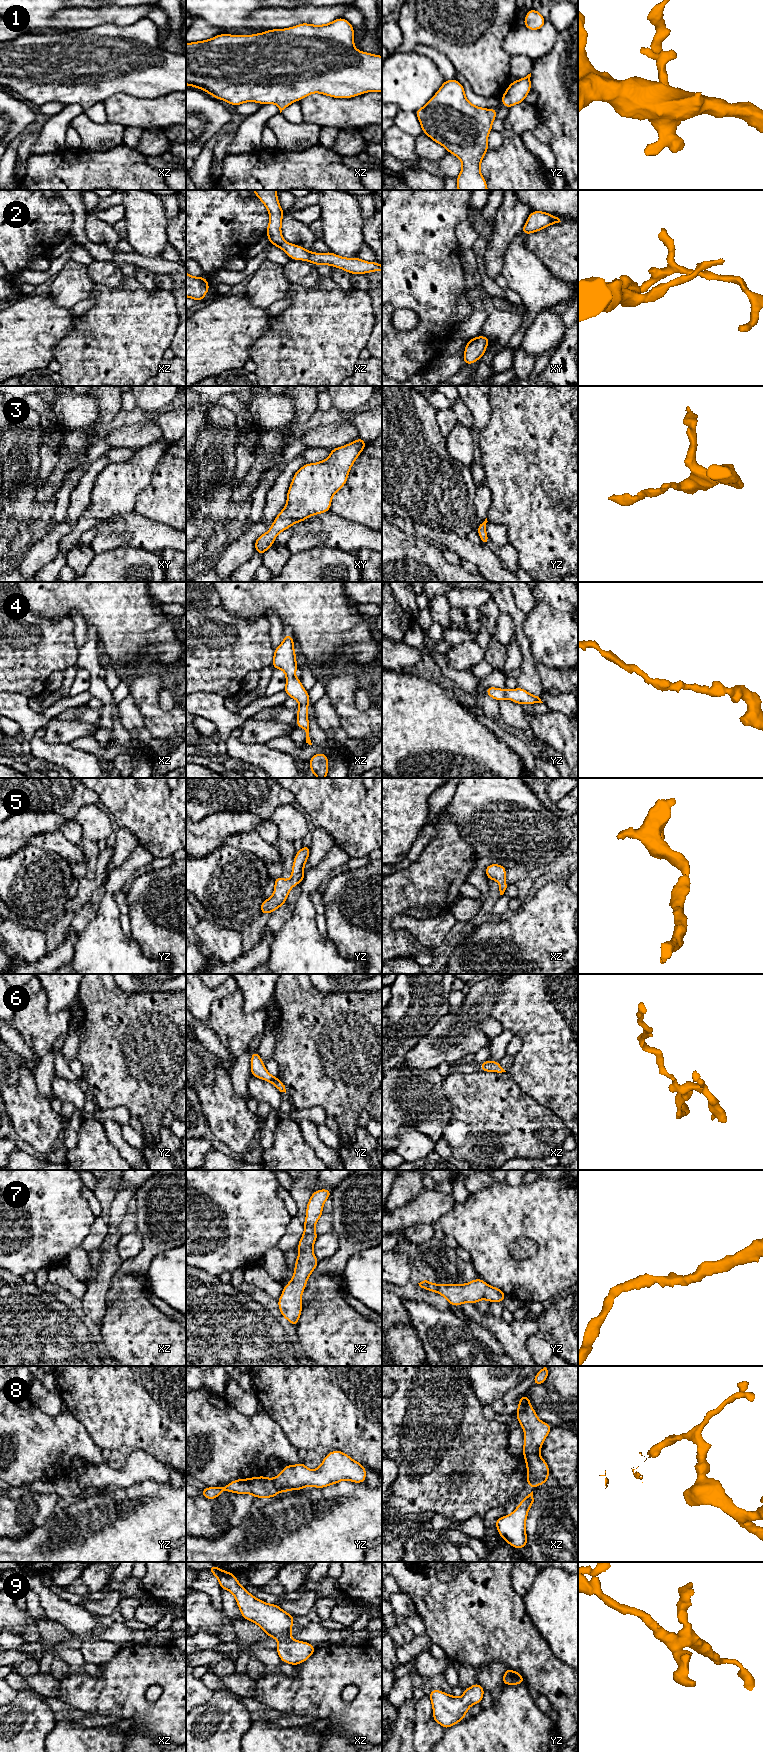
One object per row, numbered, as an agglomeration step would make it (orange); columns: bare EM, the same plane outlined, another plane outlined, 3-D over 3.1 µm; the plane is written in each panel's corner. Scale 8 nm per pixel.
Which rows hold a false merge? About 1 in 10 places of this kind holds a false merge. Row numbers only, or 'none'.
none

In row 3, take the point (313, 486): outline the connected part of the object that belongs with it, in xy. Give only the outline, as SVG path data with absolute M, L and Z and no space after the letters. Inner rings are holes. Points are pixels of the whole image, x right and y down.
M359 437L342 447L331 449L327 459L303 465L293 476L287 503L267 533L255 541L255 552L262 556L275 537L293 524L330 511L332 497L345 484L349 471L367 443Z

